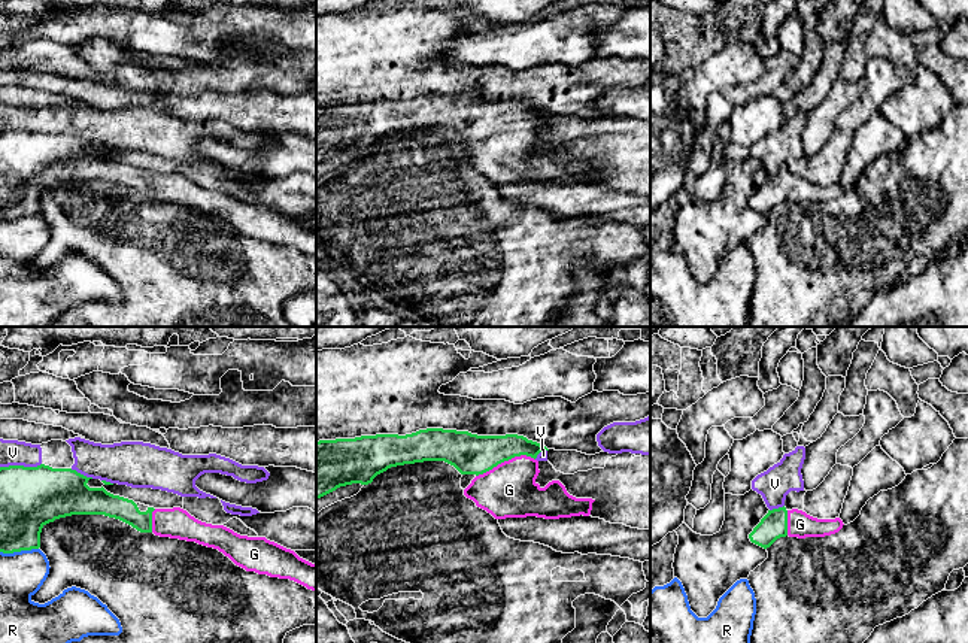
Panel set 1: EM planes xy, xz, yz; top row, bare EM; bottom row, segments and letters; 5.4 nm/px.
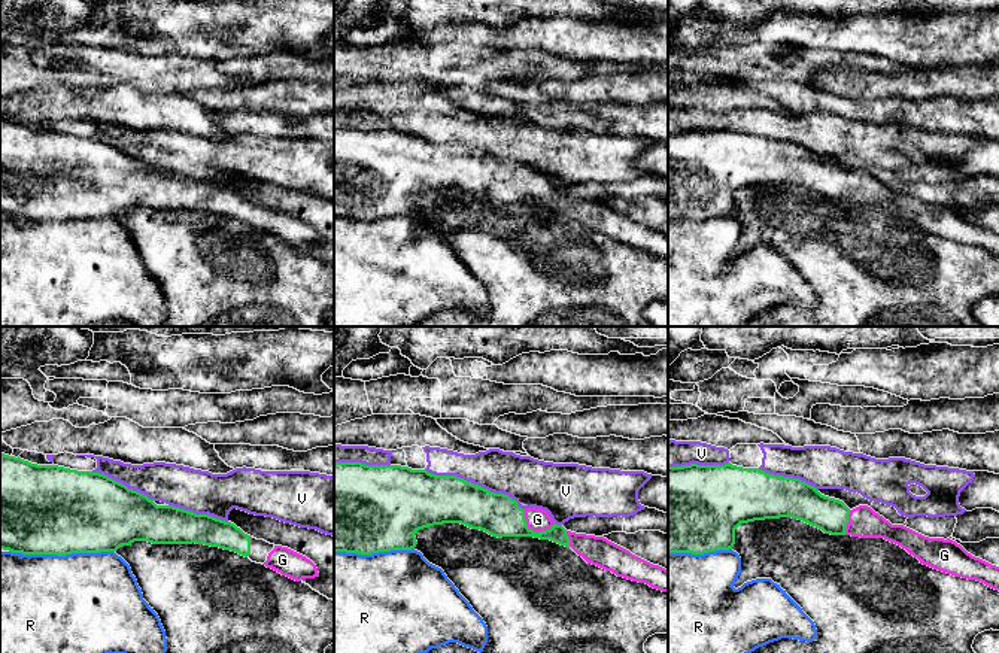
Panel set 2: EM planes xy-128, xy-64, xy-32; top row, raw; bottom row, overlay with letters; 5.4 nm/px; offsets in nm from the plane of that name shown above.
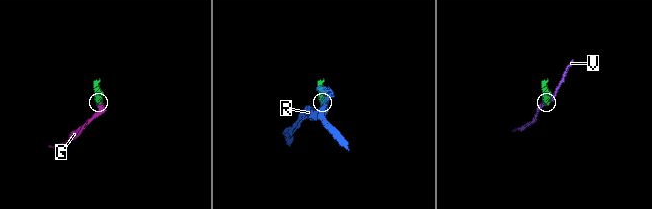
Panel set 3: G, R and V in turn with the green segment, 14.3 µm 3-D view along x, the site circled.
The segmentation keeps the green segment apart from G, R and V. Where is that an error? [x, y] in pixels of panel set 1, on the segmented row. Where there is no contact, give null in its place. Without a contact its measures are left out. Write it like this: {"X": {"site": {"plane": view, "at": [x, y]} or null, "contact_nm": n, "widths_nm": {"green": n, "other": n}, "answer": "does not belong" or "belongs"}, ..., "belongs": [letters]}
{"G": {"site": {"plane": "xz", "at": [504, 460]}, "contact_nm": 340, "widths_nm": {"green": 220, "other": 300}, "answer": "belongs"}, "R": {"site": {"plane": "xy", "at": [18, 551]}, "contact_nm": 200, "widths_nm": {"green": 280, "other": 240}, "answer": "does not belong"}, "V": {"site": {"plane": "xy", "at": [20, 466]}, "contact_nm": 220, "widths_nm": {"green": 340, "other": 140}, "answer": "does not belong"}, "belongs": ["G"]}

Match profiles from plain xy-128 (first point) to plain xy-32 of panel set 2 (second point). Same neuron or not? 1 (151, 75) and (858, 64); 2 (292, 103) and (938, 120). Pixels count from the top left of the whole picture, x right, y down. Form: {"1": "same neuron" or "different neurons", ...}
{"1": "same neuron", "2": "different neurons"}

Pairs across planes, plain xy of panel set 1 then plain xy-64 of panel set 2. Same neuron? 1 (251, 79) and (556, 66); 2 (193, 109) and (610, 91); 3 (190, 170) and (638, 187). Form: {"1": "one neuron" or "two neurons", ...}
{"1": "two neurons", "2": "two neurons", "3": "one neuron"}

